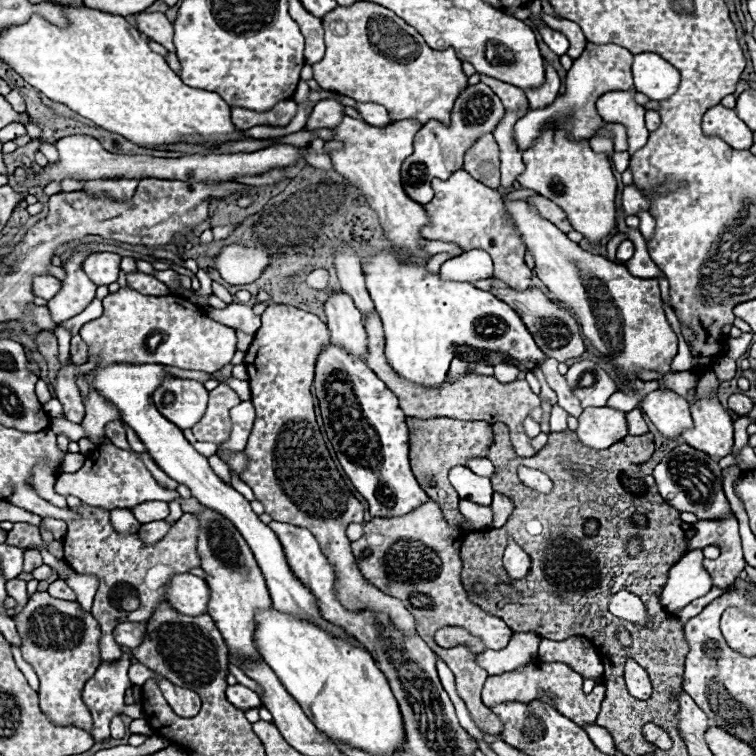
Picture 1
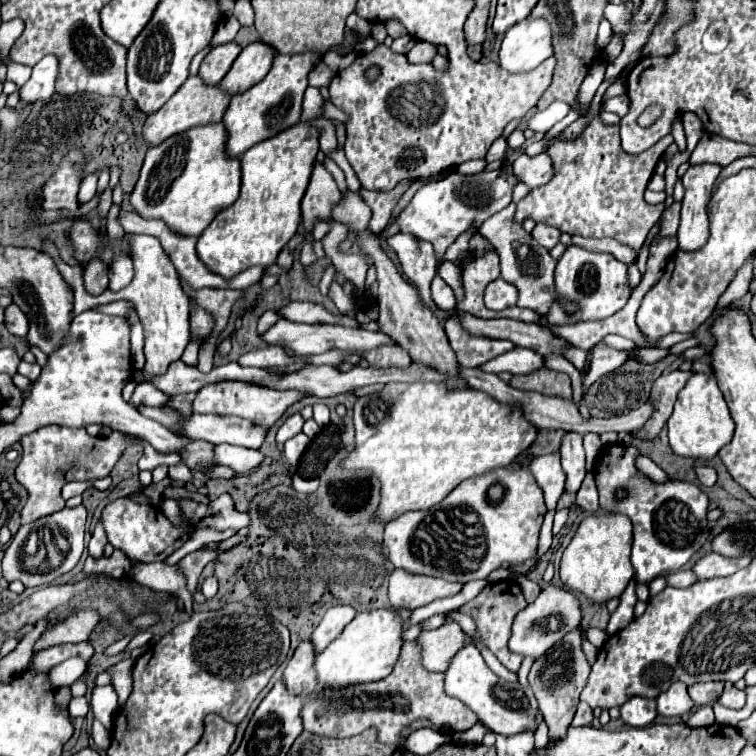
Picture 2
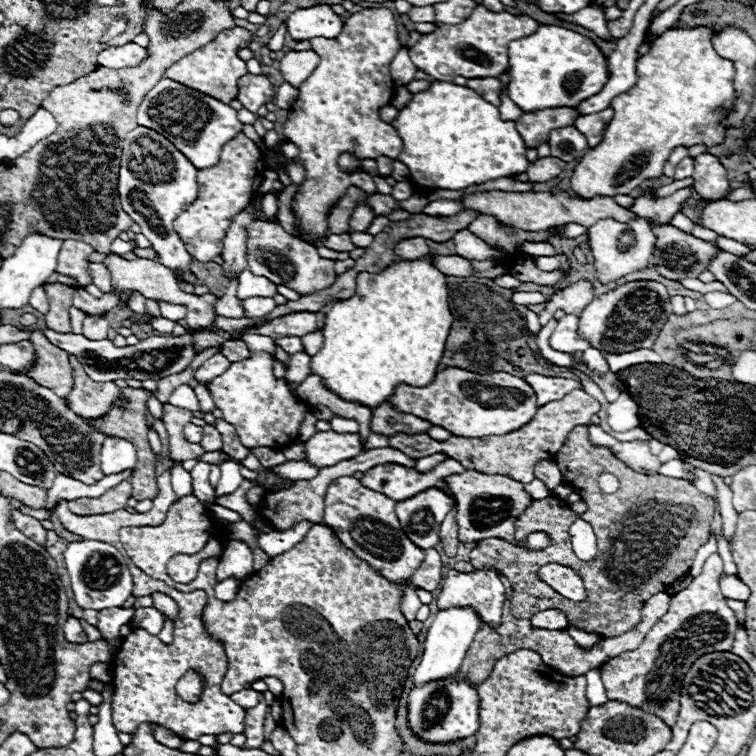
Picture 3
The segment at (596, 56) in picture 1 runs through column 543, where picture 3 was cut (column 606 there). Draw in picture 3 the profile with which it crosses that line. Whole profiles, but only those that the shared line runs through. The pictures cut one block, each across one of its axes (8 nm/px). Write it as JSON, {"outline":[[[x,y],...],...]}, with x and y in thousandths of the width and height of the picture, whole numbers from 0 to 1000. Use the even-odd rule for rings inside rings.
{"outline":[[[802,143],[799,148],[791,148],[788,153],[767,153],[759,167],[775,180],[778,185],[778,196],[788,196],[794,190],[794,185],[799,183],[802,167],[807,164],[807,159],[812,156],[812,146]]]}

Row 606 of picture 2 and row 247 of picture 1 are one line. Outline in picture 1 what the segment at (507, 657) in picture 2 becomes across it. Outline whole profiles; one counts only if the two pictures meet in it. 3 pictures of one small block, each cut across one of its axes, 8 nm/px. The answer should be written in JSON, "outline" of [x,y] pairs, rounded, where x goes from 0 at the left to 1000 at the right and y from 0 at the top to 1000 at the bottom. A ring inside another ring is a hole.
{"outline":[[[606,225],[593,238],[571,238],[574,262],[561,272],[566,283],[566,296],[558,302],[558,312],[563,317],[582,317],[608,323],[614,333],[619,331],[640,331],[651,339],[653,347],[653,365],[667,370],[672,378],[696,384],[704,378],[704,357],[693,349],[696,325],[688,317],[683,302],[672,294],[672,283],[661,265],[661,254],[640,246],[638,241],[627,238],[619,228]]]}

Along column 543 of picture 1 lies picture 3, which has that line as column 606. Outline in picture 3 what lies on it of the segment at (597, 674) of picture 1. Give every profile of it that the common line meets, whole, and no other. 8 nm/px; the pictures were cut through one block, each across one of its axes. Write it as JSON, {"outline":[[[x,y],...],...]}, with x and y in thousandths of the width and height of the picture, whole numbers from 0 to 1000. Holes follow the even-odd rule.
{"outline":[[[881,783],[865,786],[865,788],[852,799],[852,804],[849,804],[849,817],[847,817],[847,823],[844,823],[844,828],[841,828],[839,833],[828,836],[828,839],[820,841],[820,844],[802,844],[802,847],[799,847],[794,854],[788,854],[783,862],[775,862],[775,860],[770,860],[770,857],[757,847],[757,841],[754,841],[749,833],[706,831],[701,820],[696,820],[696,817],[680,817],[677,810],[675,810],[675,791],[672,791],[669,799],[667,799],[667,807],[664,807],[661,828],[659,828],[659,831],[635,831],[635,836],[630,839],[630,847],[624,849],[624,857],[616,862],[616,870],[614,870],[611,881],[608,881],[608,889],[611,889],[614,894],[619,894],[619,899],[622,899],[624,905],[632,907],[632,905],[638,905],[638,902],[648,894],[648,889],[651,889],[651,884],[653,884],[653,878],[656,878],[659,870],[664,870],[667,865],[677,862],[677,860],[685,860],[685,857],[704,857],[704,860],[709,860],[709,862],[717,868],[717,873],[720,873],[722,878],[728,878],[730,884],[735,884],[741,892],[749,892],[749,894],[775,892],[775,889],[783,886],[783,884],[794,884],[794,881],[796,881],[802,873],[807,873],[810,868],[841,857],[841,854],[852,847],[852,841],[854,841],[854,836],[862,831],[862,825],[868,825],[868,823],[878,815],[878,810],[884,807],[884,799],[886,799],[886,786],[881,786]]]}

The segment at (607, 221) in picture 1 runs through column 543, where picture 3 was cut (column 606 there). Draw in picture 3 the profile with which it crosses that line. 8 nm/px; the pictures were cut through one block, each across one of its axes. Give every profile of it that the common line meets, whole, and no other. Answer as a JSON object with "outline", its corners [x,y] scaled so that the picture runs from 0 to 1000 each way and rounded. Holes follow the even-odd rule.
{"outline":[[[918,34],[918,37],[886,37],[873,48],[857,71],[844,77],[841,111],[825,122],[825,127],[815,127],[810,132],[812,156],[804,164],[799,185],[794,196],[778,198],[757,230],[757,251],[770,262],[783,259],[812,259],[812,257],[833,257],[841,246],[847,246],[857,235],[870,235],[884,206],[897,193],[918,193],[929,190],[934,196],[950,193],[958,188],[963,169],[955,164],[960,151],[971,143],[971,101],[974,90],[968,79],[960,79],[947,71],[942,61],[942,34]]]}

